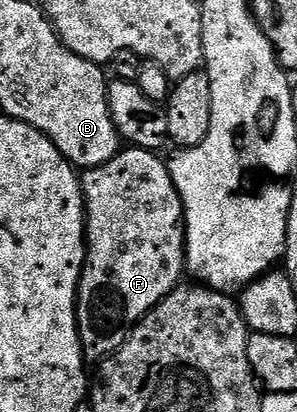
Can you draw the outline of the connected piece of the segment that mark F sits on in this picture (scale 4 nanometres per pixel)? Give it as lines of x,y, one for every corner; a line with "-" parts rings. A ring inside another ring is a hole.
122,147
111,162
88,169
81,176
85,193
85,269
77,288
77,329
86,361
100,362
117,352
139,321
167,294
177,289
186,275
185,207
169,173
169,165
156,152

